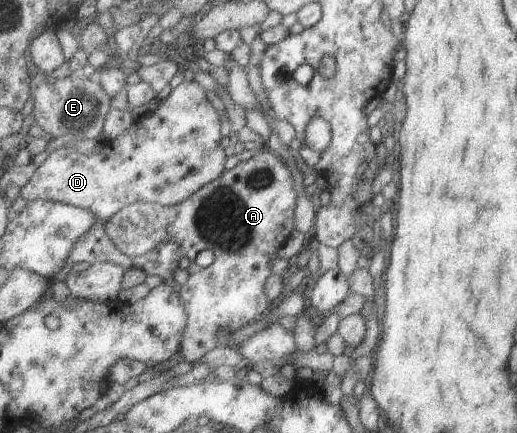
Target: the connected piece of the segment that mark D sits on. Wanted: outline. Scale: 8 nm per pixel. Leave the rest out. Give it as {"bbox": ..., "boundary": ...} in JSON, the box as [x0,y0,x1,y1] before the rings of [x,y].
{"bbox":[21,81,227,285],"boundary":[[[182,81],[166,100],[159,101],[159,107],[152,113],[145,114],[135,123],[118,135],[114,140],[101,141],[101,147],[92,154],[80,153],[72,148],[56,148],[47,156],[45,161],[37,168],[31,181],[21,188],[21,196],[27,201],[47,200],[49,202],[63,202],[72,206],[90,209],[96,213],[95,220],[89,223],[86,232],[81,236],[81,241],[74,245],[70,253],[70,261],[75,263],[113,262],[122,265],[125,269],[141,268],[148,275],[158,275],[164,283],[173,285],[175,271],[179,269],[181,259],[186,256],[185,250],[177,242],[161,242],[155,249],[145,255],[129,257],[125,255],[117,244],[109,237],[108,221],[120,209],[135,202],[155,202],[162,206],[180,204],[188,197],[198,192],[204,185],[215,181],[225,169],[227,153],[221,147],[221,119],[217,109],[211,105],[205,87],[197,81]]]}

